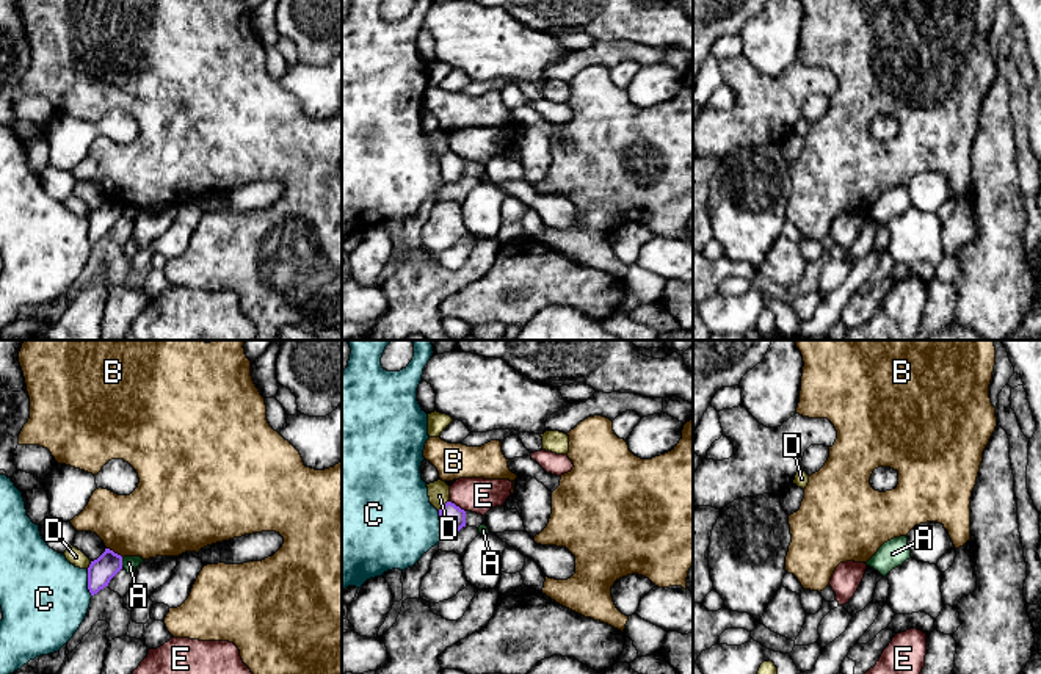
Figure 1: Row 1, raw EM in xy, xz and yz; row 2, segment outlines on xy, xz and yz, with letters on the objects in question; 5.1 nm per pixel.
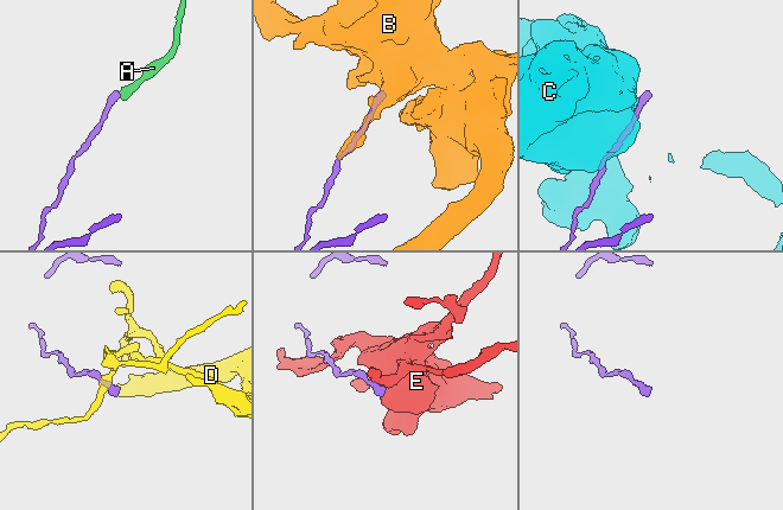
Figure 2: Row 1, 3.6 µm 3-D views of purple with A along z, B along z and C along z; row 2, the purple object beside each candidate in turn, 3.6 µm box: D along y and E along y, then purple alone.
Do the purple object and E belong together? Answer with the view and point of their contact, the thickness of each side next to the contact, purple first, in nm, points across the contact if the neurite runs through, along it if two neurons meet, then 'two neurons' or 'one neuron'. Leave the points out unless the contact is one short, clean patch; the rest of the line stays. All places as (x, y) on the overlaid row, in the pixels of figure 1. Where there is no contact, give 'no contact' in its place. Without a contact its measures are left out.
xz (458, 507) | 130/180 nm | along xz (450, 500), (464, 511) | two neurons

